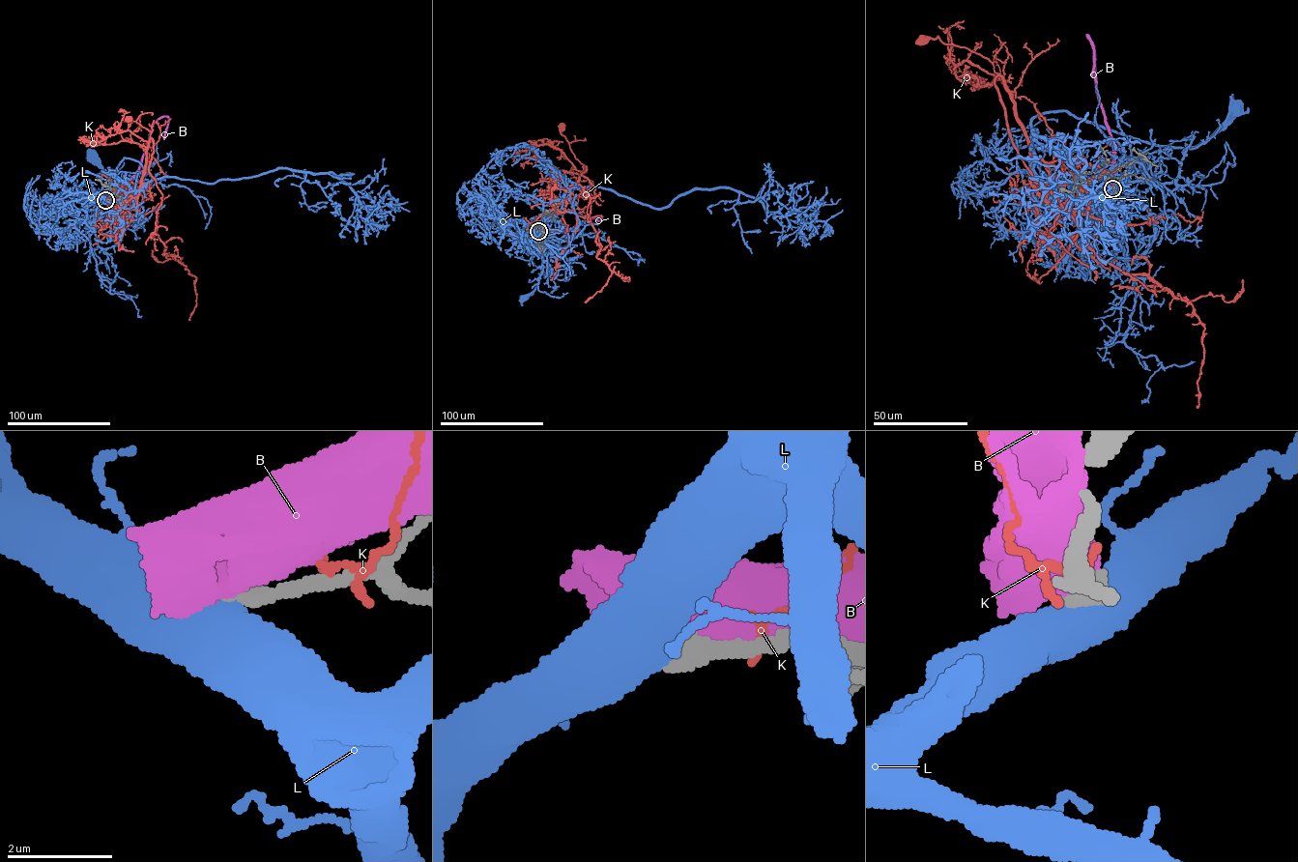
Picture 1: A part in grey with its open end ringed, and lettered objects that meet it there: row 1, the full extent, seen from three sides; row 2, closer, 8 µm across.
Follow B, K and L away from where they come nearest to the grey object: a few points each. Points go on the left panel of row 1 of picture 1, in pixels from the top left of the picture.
B: (105, 200), (116, 193), (137, 172), (152, 126), (166, 116), (163, 139)
K: (107, 199), (114, 192), (133, 188), (129, 204), (136, 208), (151, 132), (130, 117), (129, 119)
L: (105, 200), (111, 206), (123, 205), (138, 189), (143, 166), (125, 158), (107, 178), (90, 155)

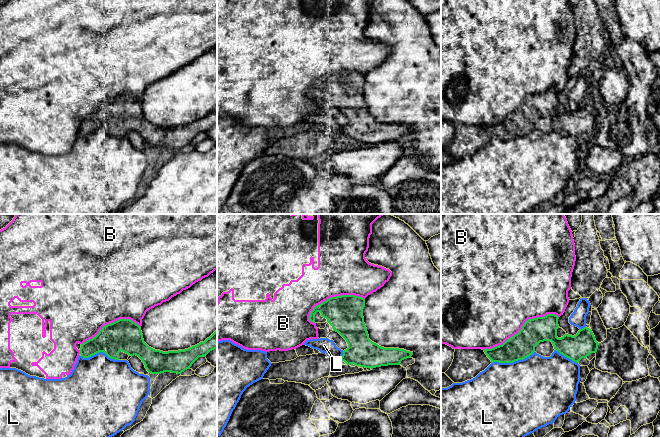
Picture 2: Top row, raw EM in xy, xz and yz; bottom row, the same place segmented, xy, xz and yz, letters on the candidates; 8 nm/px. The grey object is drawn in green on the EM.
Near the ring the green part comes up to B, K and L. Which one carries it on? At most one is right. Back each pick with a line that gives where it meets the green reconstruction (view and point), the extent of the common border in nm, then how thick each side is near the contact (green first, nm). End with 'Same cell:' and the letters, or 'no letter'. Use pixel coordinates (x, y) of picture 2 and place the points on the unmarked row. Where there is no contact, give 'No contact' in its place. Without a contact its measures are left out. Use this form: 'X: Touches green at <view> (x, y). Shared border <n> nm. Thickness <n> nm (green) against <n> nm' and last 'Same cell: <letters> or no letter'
Same cell: no letter

